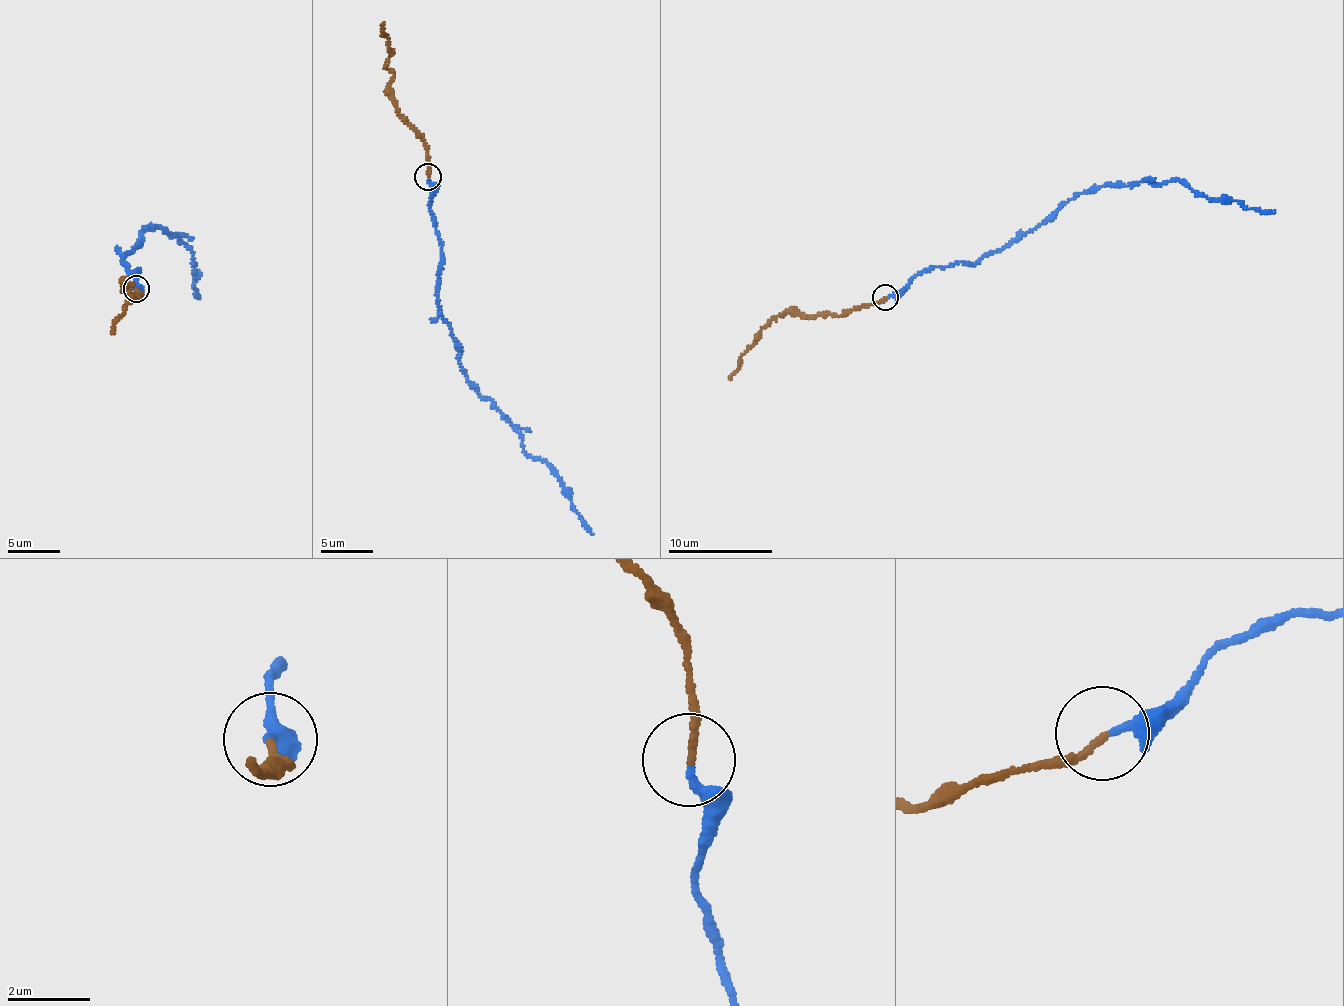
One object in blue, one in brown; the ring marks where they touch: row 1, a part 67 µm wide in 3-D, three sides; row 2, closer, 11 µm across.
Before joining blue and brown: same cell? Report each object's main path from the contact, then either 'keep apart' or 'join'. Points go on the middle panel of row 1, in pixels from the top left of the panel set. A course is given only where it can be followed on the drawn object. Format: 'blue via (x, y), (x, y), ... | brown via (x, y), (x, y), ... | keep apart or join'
blue via (428, 177), (441, 248), (438, 306), (465, 376), (487, 397), (530, 454), (560, 478), (563, 493), (593, 534) | brown via (428, 177), (424, 143), (398, 112), (390, 86), (393, 76), (387, 65), (393, 55), (383, 31), (384, 22) | keep apart

